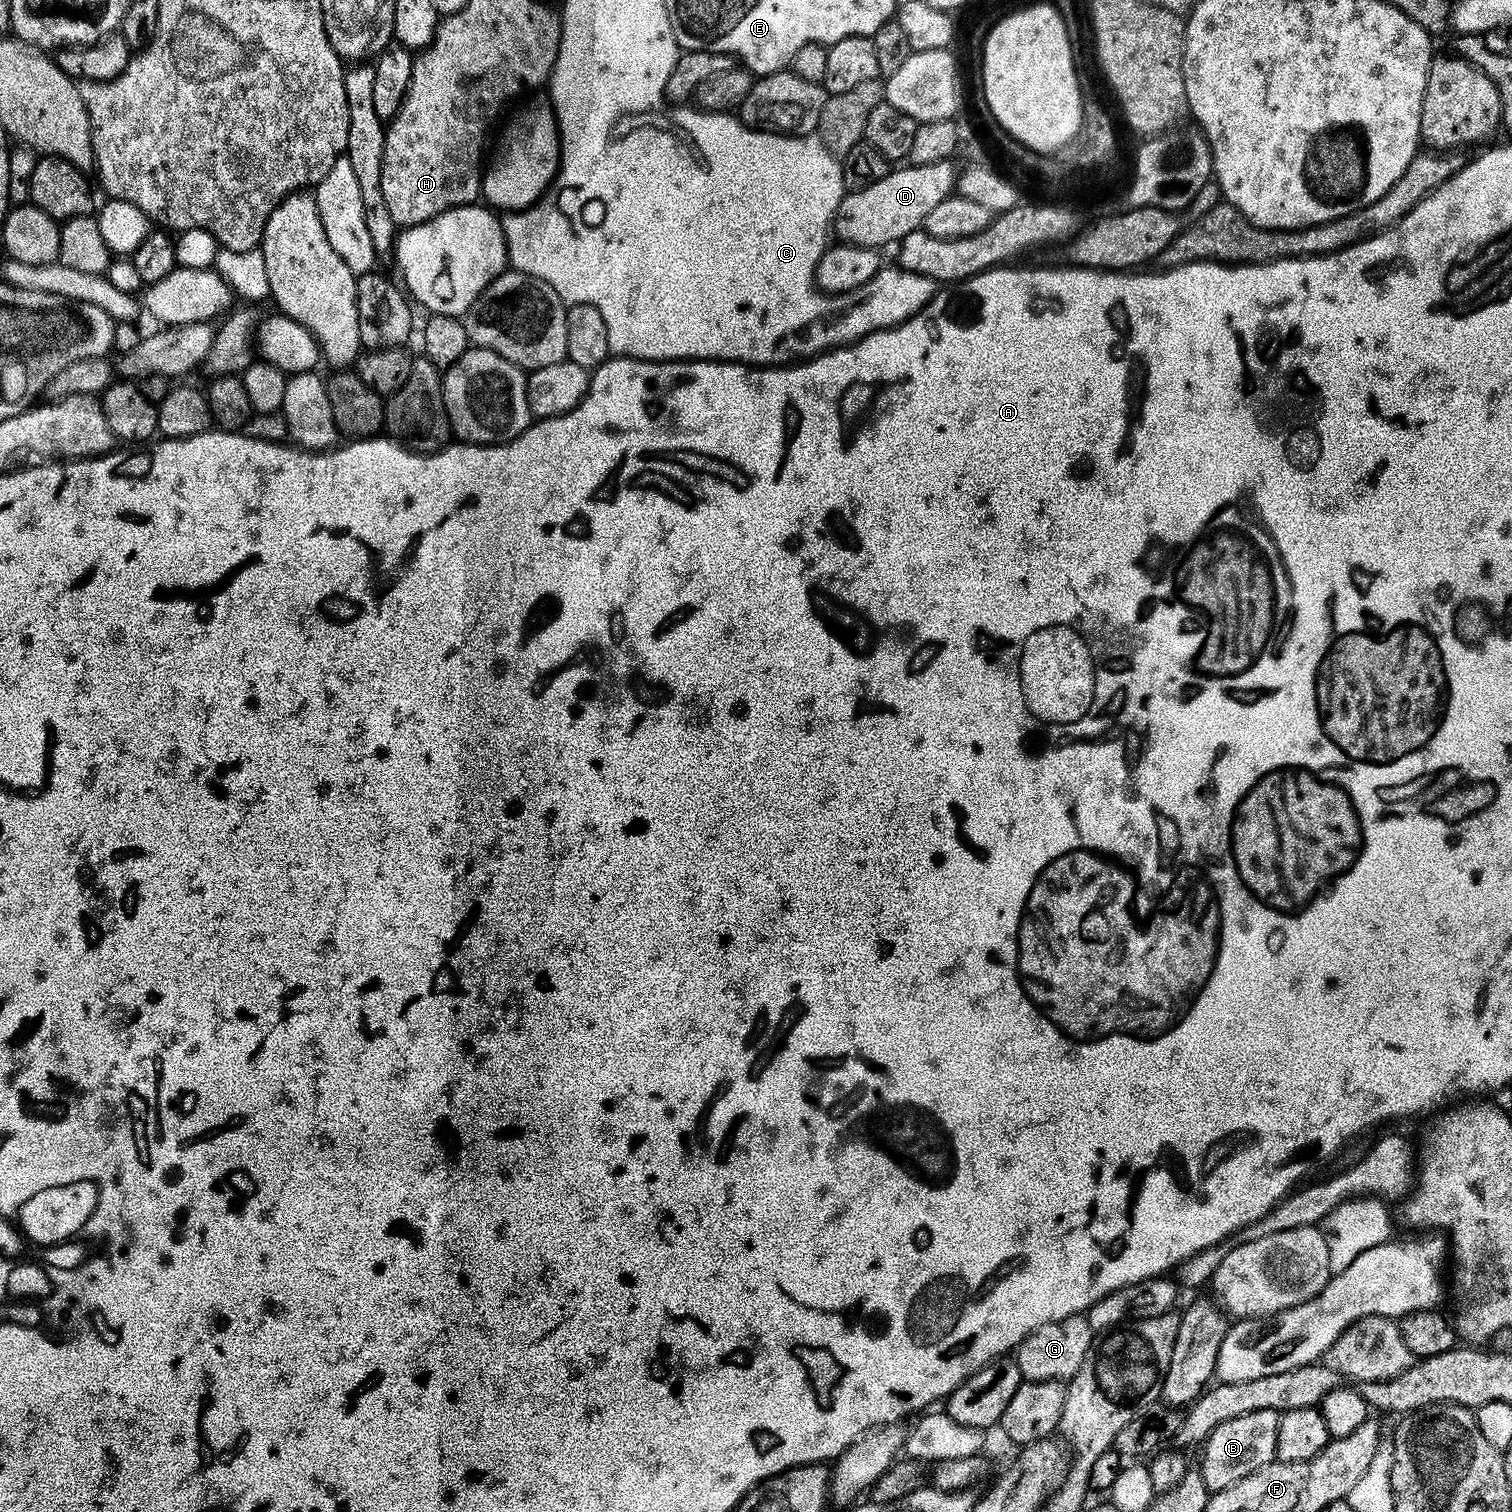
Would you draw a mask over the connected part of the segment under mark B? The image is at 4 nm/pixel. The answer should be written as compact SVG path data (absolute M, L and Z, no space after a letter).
M1264 1409L1220 1421L1219 1426L1203 1441L1204 1453L1201 1454L1198 1463L1199 1472L1209 1493L1226 1490L1226 1486L1246 1478L1251 1472L1256 1472L1262 1466L1276 1460L1280 1417L1281 1413Z

